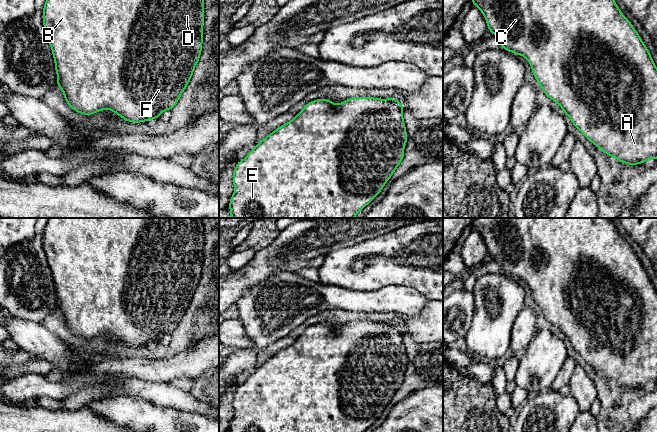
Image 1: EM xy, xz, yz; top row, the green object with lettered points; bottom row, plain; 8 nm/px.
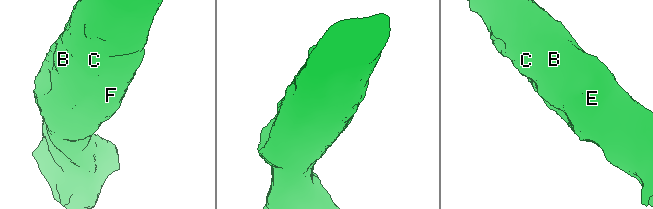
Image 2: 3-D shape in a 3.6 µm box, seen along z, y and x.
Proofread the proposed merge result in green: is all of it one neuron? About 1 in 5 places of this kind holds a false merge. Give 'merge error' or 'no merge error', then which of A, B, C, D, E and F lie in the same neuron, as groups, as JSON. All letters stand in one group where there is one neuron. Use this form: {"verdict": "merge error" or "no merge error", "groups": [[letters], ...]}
{"verdict": "no merge error", "groups": [["A", "B", "C", "D", "E", "F"]]}

